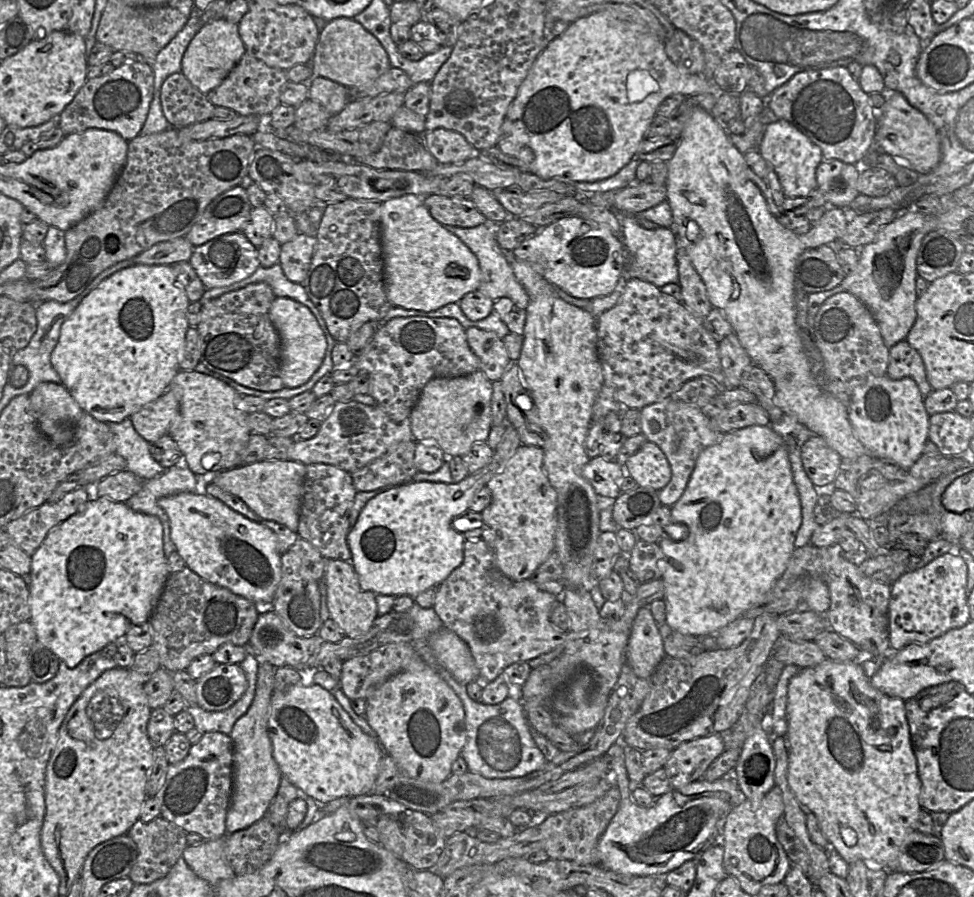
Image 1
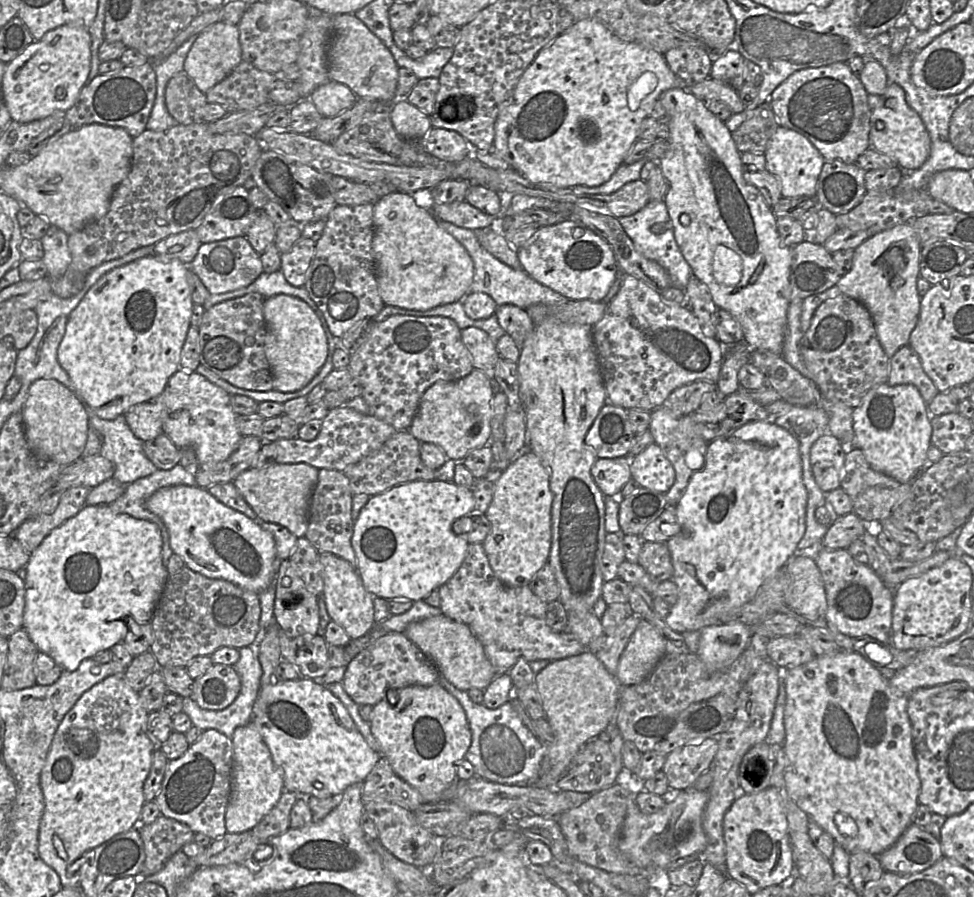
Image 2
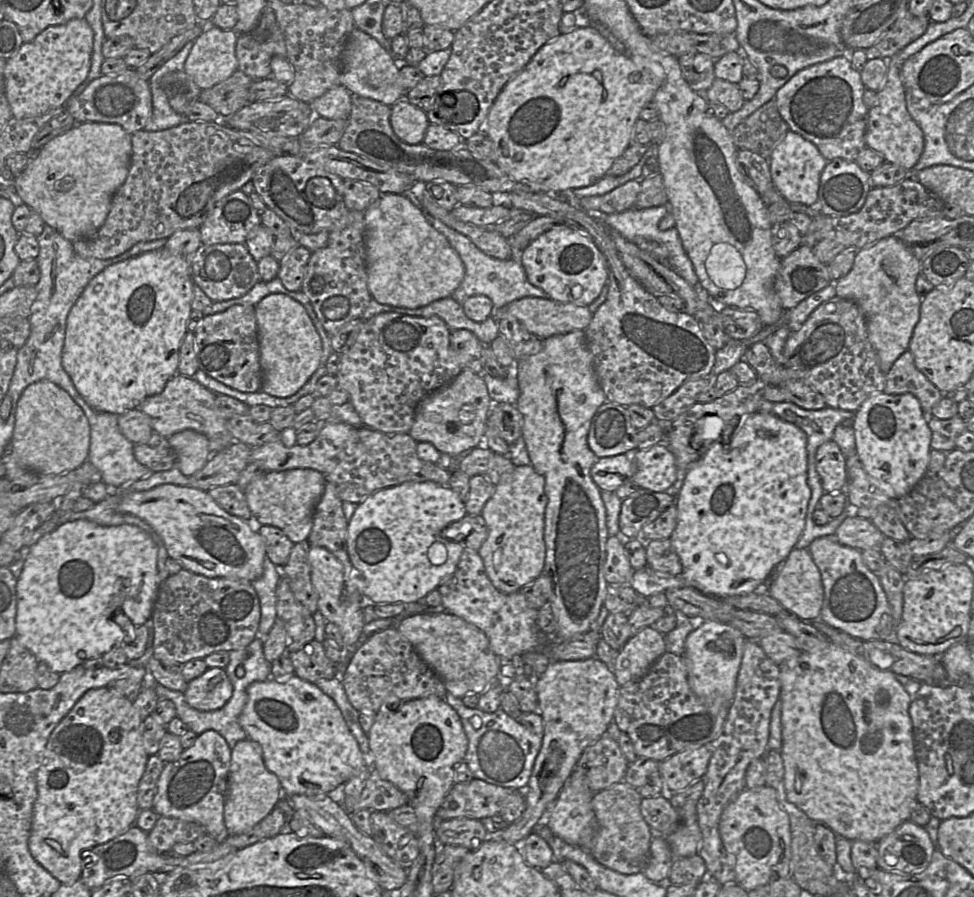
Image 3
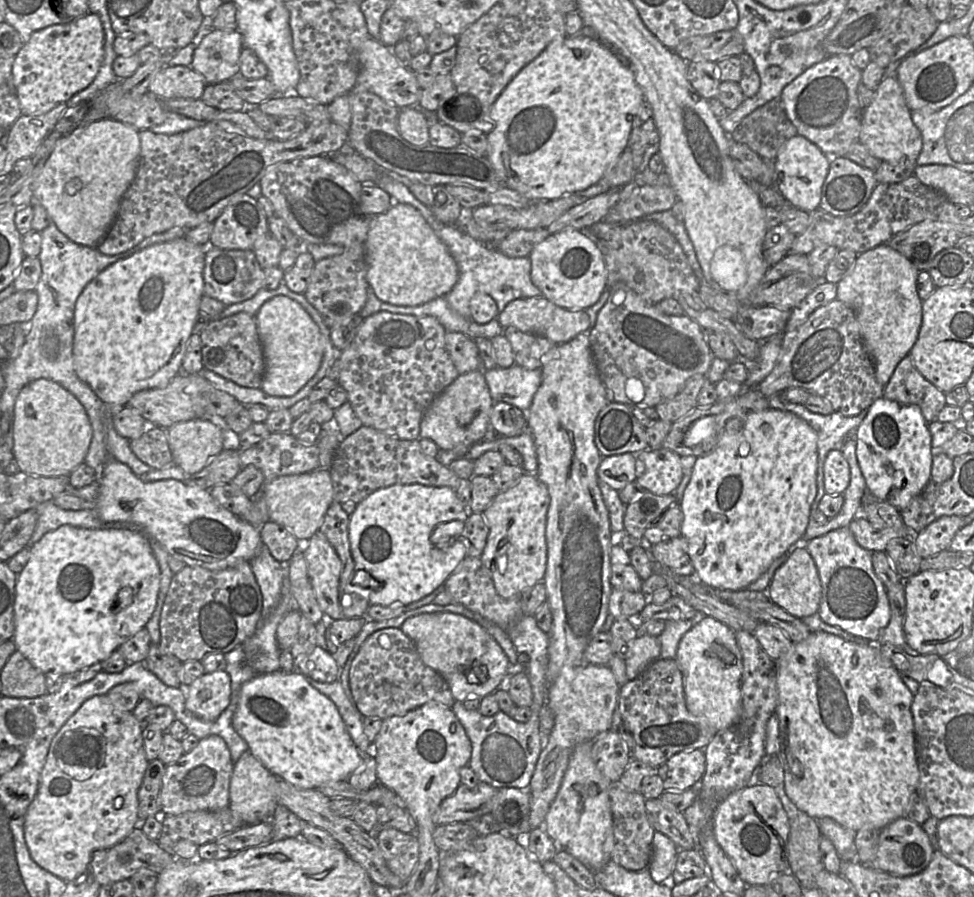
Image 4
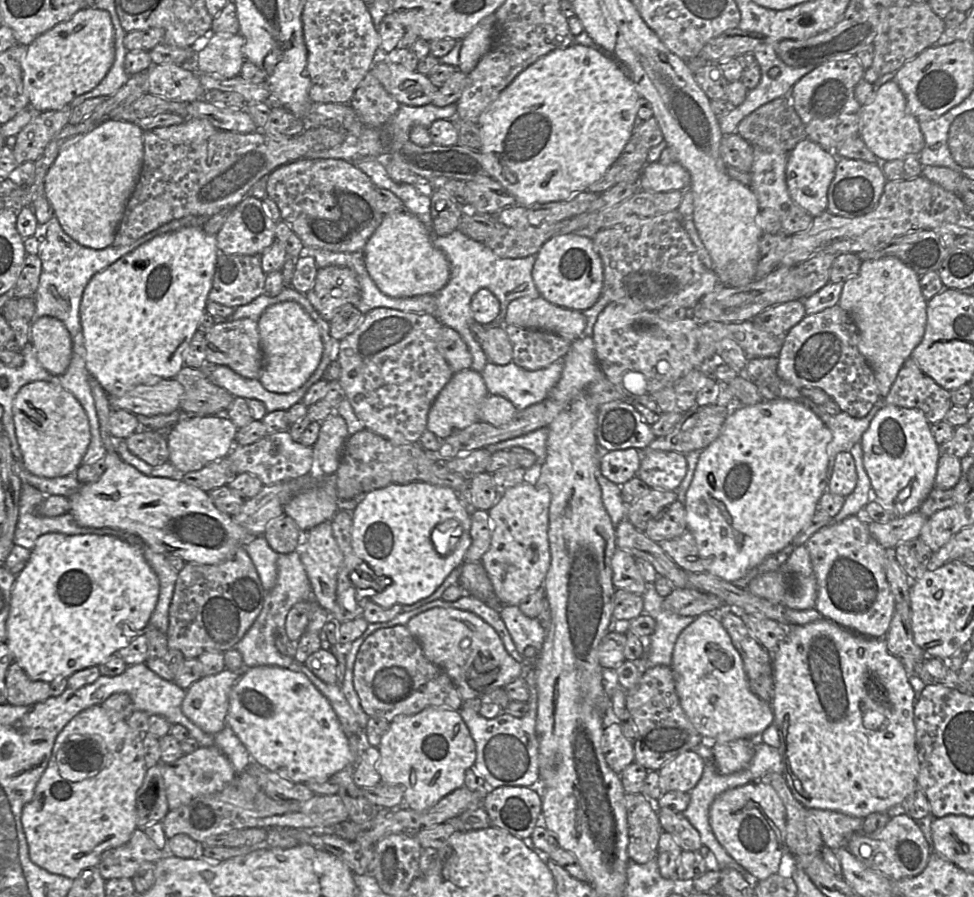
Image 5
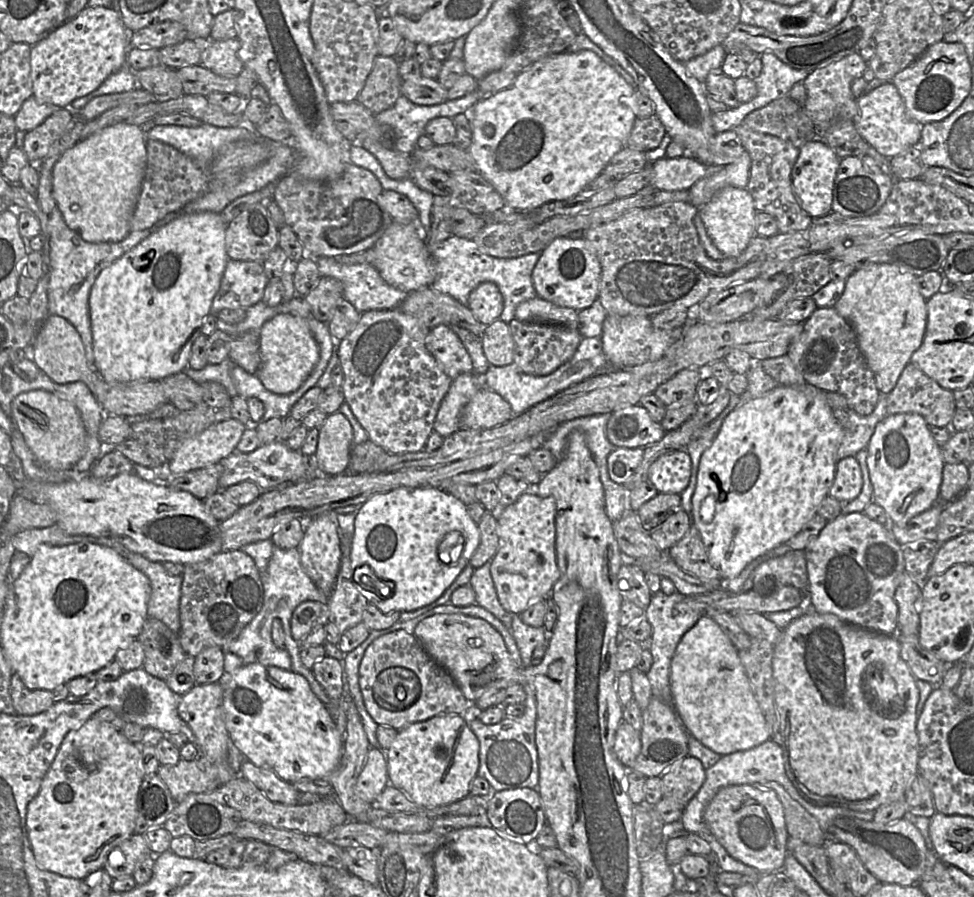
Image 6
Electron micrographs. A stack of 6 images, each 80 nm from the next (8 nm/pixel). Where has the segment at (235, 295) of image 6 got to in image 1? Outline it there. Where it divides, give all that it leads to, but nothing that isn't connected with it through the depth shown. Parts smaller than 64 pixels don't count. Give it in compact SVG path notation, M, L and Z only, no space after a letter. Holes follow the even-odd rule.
M242 232L224 234L194 248L189 260L206 289L229 286L252 275L260 266L257 248Z

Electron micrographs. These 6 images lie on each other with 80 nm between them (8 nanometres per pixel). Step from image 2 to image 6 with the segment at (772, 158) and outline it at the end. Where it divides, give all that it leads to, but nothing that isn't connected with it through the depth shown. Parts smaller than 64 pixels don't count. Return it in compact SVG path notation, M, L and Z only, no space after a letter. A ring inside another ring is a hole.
M815 139L799 148L799 156L791 171L793 191L800 206L812 218L832 212L833 188L840 158L820 139Z

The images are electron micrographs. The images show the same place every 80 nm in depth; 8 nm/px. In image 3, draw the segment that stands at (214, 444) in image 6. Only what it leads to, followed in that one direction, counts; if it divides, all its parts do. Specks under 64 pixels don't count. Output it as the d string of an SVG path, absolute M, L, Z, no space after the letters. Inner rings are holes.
M182 430L167 439L176 454L176 466L186 476L201 470L212 455L207 437L197 431Z

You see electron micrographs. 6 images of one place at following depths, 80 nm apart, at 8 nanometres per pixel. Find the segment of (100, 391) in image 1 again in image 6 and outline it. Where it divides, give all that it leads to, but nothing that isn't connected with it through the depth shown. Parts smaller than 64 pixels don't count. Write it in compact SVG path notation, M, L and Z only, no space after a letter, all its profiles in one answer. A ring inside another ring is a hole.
M212 211L194 212L184 215L151 234L100 272L89 293L89 314L95 369L107 383L160 380L182 371L188 366L191 345L195 338L201 333L203 321L210 313L213 298L219 290L226 264L230 259L226 252L225 242L228 224L229 223L226 223L222 218L221 213Z

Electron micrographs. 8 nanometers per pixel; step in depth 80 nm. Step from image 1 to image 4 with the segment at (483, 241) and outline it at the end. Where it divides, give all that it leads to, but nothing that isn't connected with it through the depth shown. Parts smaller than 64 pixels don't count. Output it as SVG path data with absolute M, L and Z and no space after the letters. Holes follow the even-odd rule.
M380 170L380 179L376 185L386 191L394 202L409 204L416 208L448 248L457 264L459 277L451 291L445 295L445 299L457 313L469 317L470 300L478 293L485 293L492 297L499 313L513 300L542 296L542 292L530 279L531 261L529 257L512 258L505 256L498 249L476 241L453 225L443 224L435 218L430 207L424 205L413 195L406 184L385 175L383 170Z

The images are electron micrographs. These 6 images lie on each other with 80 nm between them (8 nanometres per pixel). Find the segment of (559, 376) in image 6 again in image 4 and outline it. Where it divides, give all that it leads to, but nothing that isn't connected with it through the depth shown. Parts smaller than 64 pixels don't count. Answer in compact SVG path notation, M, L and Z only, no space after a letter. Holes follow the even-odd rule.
M517 364L482 370L494 402L511 404L526 412L541 383L540 369L526 369Z

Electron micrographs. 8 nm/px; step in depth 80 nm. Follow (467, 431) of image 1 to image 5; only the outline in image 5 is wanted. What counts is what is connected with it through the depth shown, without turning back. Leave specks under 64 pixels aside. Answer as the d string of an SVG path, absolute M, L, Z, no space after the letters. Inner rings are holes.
M469 368L455 373L433 402L427 417L426 430L440 440L455 431L462 430L479 421L479 411L488 391L481 373Z

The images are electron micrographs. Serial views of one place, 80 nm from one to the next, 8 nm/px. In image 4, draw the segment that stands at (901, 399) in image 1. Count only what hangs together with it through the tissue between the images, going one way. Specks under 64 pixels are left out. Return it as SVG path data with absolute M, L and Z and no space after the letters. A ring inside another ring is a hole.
M881 397L867 409L867 414L855 431L856 454L859 467L866 482L867 492L881 502L887 502L902 510L918 495L931 480L934 449L928 423L921 409L915 404L902 404Z

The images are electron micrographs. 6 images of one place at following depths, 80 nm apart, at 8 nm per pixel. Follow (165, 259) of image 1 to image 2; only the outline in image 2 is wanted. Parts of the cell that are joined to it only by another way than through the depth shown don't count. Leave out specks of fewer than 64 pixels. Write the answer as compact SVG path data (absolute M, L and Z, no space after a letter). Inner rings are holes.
M186 230L158 241L154 245L153 255L160 259L179 259L191 263L202 245L196 230Z

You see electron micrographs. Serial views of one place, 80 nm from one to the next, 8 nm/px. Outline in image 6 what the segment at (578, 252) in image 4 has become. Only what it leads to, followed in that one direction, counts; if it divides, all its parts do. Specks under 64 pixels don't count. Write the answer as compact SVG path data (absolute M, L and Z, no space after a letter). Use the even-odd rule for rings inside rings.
M558 237L540 254L533 272L532 283L537 296L558 306L580 311L599 298L601 266L592 244L582 239Z

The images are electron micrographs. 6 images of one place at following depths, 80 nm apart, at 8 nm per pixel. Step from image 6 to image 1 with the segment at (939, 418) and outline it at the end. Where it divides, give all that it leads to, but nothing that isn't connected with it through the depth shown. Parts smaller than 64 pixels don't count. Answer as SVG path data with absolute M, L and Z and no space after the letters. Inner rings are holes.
M906 339L889 348L886 375L893 380L905 377L912 378L924 397L933 390L927 380L925 366L920 354Z

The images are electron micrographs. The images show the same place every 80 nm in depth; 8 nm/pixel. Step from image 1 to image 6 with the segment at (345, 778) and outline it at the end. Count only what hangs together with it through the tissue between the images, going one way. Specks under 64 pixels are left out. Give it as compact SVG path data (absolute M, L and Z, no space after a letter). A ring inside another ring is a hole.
M259 663L243 664L232 673L223 673L218 681L224 691L224 720L230 739L258 767L273 770L284 781L327 779L339 766L344 737L326 706L314 694L305 677L289 670Z

